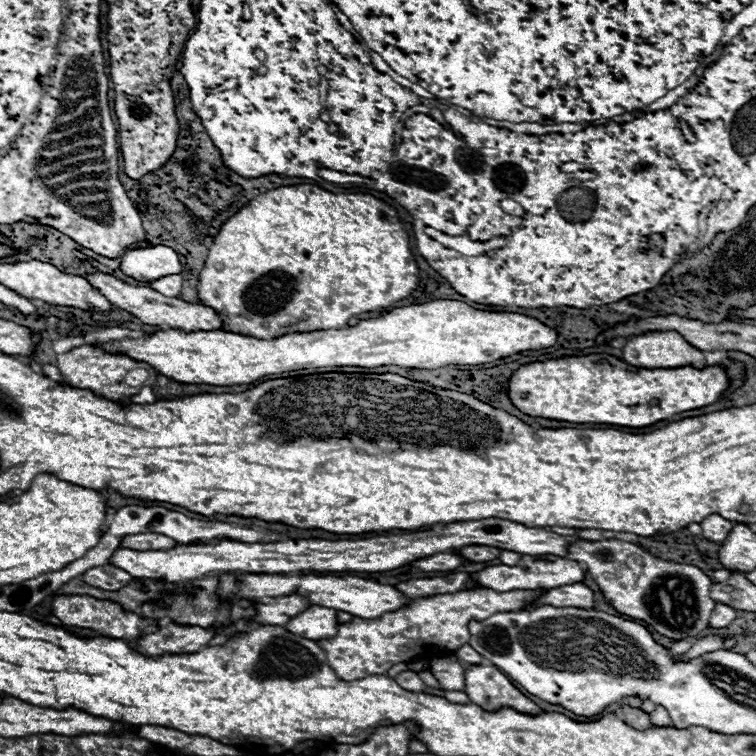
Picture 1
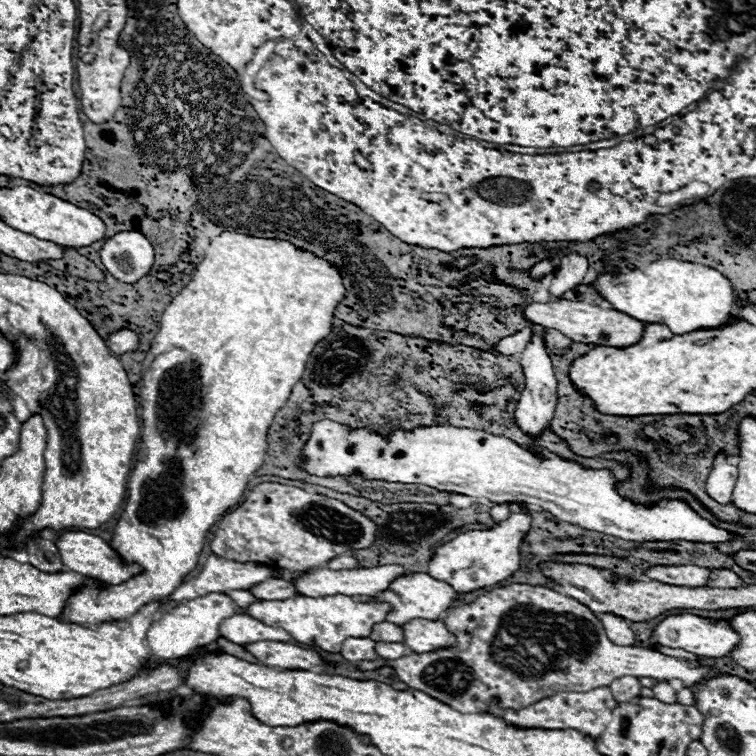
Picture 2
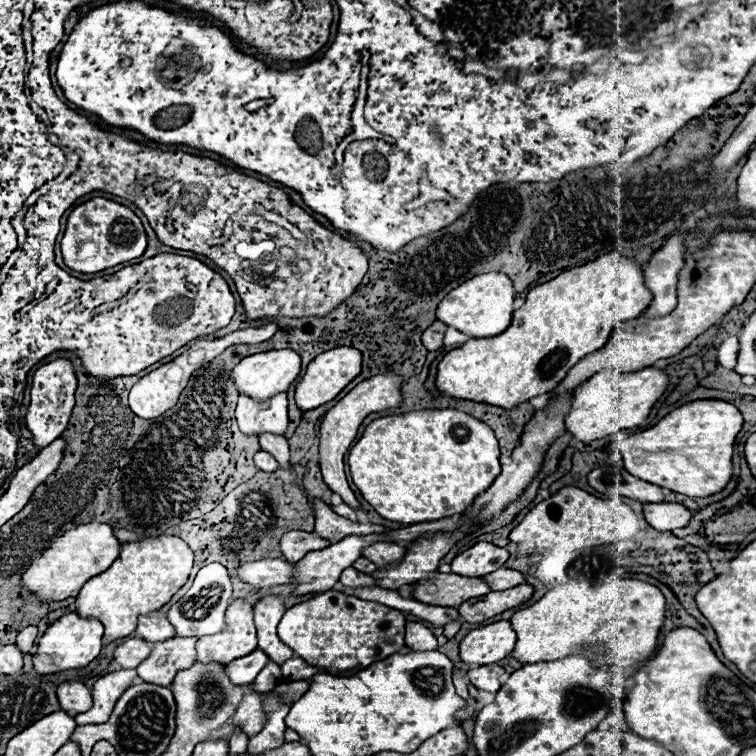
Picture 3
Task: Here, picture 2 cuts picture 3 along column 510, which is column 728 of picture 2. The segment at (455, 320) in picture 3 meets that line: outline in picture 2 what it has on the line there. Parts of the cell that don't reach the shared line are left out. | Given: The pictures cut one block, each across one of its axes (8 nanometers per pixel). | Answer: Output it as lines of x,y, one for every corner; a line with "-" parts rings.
656,260
652,264
646,266
646,270
630,270
630,272
602,272
598,276
598,280
594,280
590,286
594,286
598,290
598,294
612,304
612,308
638,318
640,322
648,322
648,324
666,324
672,332
676,334
688,334
694,330
702,330
702,328
712,328
712,326
724,326
732,316
738,316
732,310
732,304
740,304
736,300
736,294
732,292
730,282
716,272
710,266
702,266
702,264
692,264
692,262
682,262
682,260

